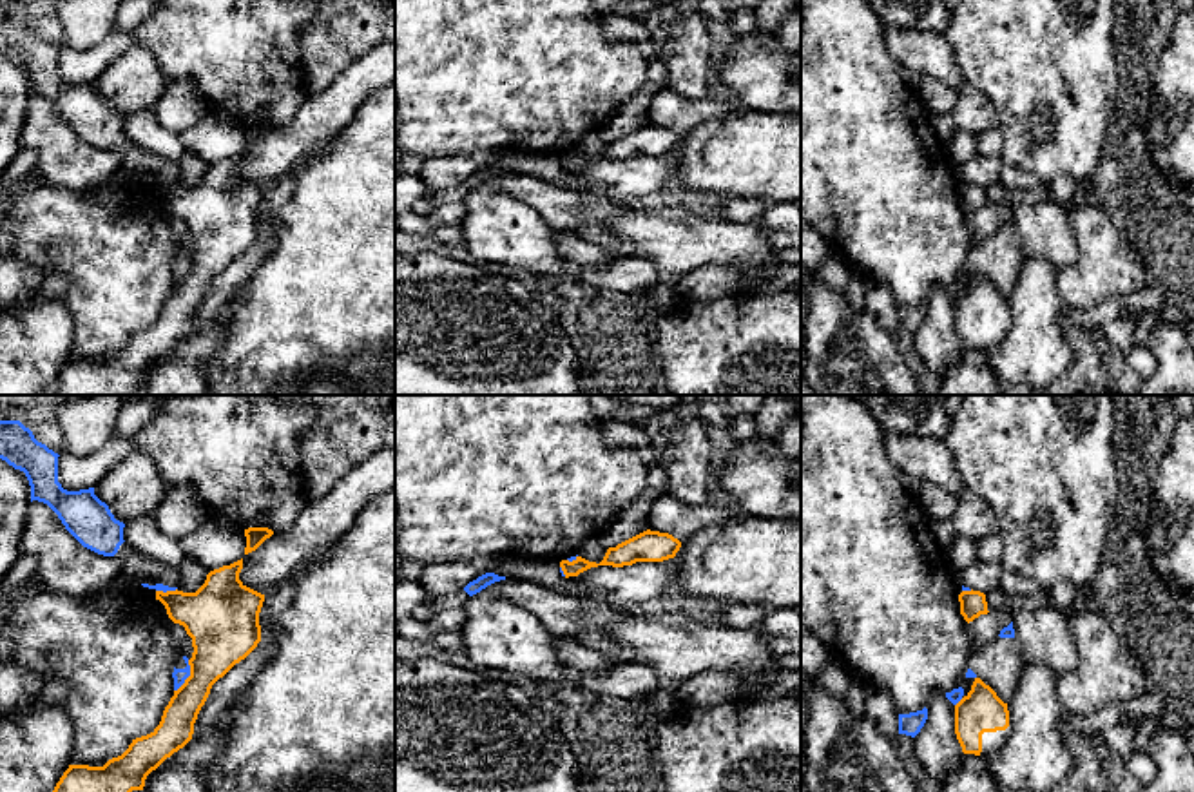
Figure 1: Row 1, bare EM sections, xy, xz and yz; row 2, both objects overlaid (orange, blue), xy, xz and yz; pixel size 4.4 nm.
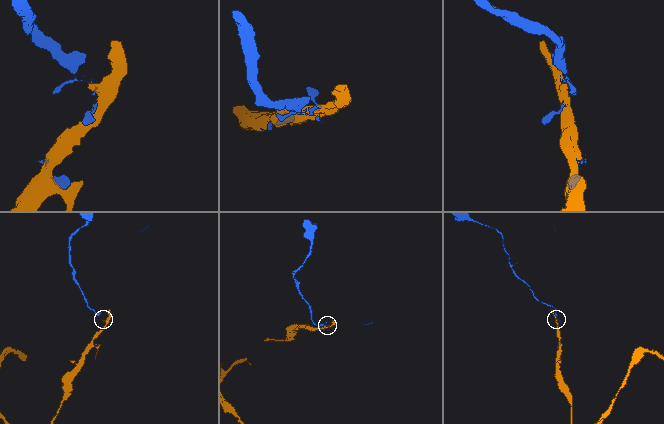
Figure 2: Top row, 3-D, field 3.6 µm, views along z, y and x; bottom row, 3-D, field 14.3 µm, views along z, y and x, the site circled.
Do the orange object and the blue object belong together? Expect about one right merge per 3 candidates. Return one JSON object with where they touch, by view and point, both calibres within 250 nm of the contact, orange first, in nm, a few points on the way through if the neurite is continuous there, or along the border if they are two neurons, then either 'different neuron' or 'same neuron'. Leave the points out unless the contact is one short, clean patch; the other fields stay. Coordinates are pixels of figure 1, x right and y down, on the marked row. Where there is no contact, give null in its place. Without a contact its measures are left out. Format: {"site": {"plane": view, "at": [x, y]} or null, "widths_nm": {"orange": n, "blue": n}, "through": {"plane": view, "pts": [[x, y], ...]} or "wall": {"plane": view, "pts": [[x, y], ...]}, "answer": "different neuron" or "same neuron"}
{"site": {"plane": "xy", "at": [189, 676]}, "widths_nm": {"orange": 280, "blue": 60}, "answer": "different neuron"}

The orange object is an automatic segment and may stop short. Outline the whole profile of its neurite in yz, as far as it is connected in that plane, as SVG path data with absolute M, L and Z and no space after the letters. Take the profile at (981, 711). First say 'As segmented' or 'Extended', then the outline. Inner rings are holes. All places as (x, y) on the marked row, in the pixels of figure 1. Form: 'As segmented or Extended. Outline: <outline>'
Extended. Outline: M980 678L955 705L955 734L964 754L989 758L1009 736L1009 710L997 692Z

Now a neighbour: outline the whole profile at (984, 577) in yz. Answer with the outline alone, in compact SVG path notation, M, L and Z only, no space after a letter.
M975 560L968 567L960 569L962 591L989 593L1000 584L1002 567L998 562Z

